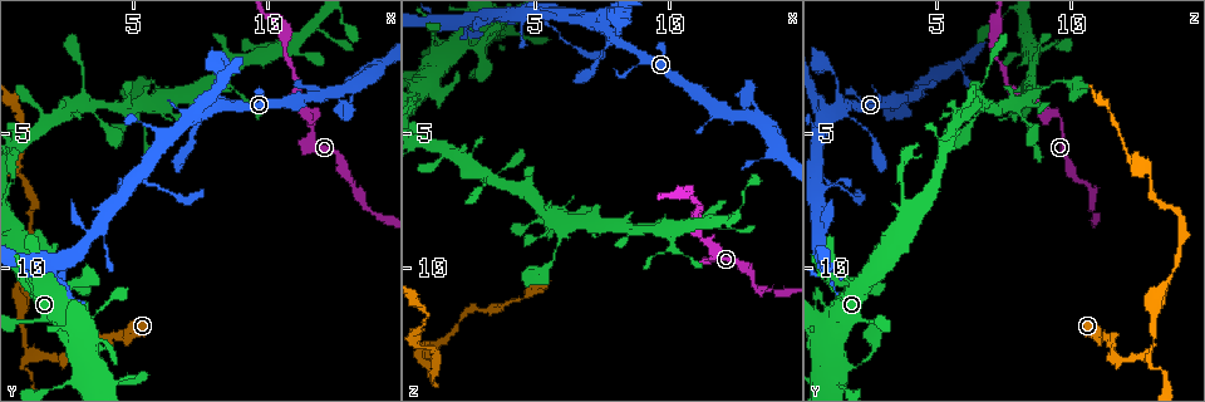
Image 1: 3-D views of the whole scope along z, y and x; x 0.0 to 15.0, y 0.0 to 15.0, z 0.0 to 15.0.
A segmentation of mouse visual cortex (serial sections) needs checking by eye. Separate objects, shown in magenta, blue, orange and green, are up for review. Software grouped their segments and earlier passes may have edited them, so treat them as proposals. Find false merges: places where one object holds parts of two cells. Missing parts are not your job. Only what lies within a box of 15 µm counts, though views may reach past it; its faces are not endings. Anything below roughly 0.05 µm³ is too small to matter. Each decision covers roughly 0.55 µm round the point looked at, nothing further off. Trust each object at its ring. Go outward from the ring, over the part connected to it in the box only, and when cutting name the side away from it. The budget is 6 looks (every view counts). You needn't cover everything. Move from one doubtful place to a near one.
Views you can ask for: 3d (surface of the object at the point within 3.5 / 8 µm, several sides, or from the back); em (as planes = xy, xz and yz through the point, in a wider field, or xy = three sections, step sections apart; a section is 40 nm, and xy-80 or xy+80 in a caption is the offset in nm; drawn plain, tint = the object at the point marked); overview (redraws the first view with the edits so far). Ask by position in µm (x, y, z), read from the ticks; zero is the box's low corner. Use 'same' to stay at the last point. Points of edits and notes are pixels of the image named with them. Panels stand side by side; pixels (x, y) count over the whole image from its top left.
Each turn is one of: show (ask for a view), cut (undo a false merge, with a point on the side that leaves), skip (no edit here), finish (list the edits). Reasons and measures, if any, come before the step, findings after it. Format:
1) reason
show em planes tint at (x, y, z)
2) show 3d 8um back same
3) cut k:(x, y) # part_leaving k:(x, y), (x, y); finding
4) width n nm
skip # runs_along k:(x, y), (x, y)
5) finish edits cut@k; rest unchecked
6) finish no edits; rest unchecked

three arms meet
show 3d 3.5um at (1.4, 13.2, 12.8)

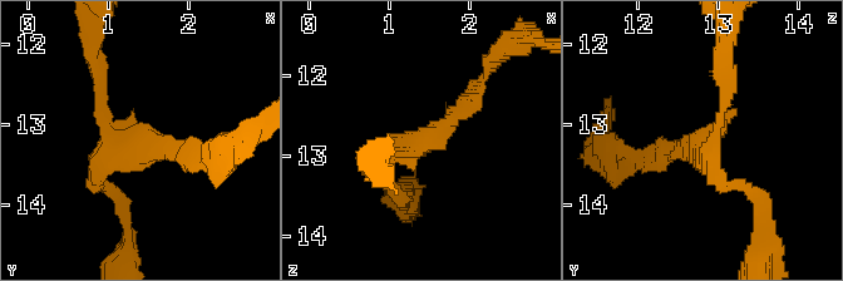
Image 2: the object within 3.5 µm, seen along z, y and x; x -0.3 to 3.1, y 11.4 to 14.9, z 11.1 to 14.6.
arms 3; arm_widths 150, 200, 200 nm; need the tissue
show em xy step 2 tint at (1.40, 13.30, 12.85)

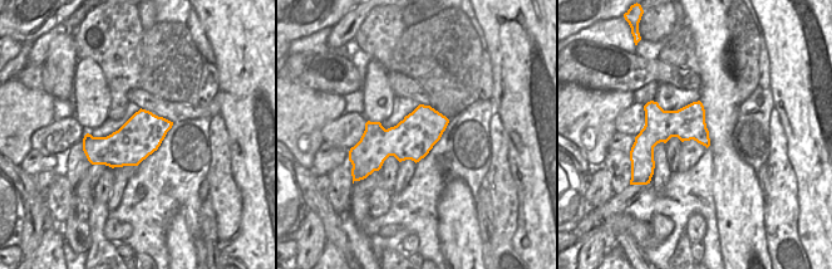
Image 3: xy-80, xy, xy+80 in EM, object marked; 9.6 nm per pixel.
skip # runs_along 2:(484, 84), (434, 136), (380, 164); continuous, no second cell

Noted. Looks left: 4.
abrupt turn
show em xy step 5 tint at (5.2, 3.8, 8.7)

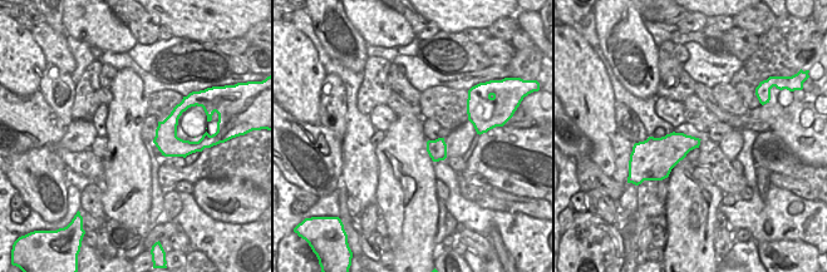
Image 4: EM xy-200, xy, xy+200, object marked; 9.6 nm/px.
show 3d 3.5um same

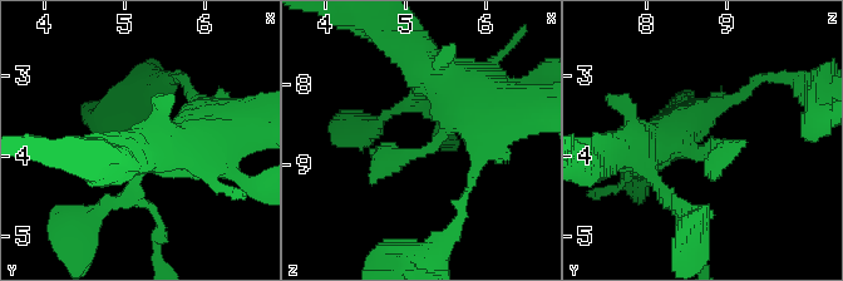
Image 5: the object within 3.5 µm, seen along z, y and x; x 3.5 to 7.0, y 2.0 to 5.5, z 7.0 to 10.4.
skip # runs_along 5:(453, 82), (433, 147), (371, 153); all the same cell

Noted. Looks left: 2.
finish no edits; rest unchecked

